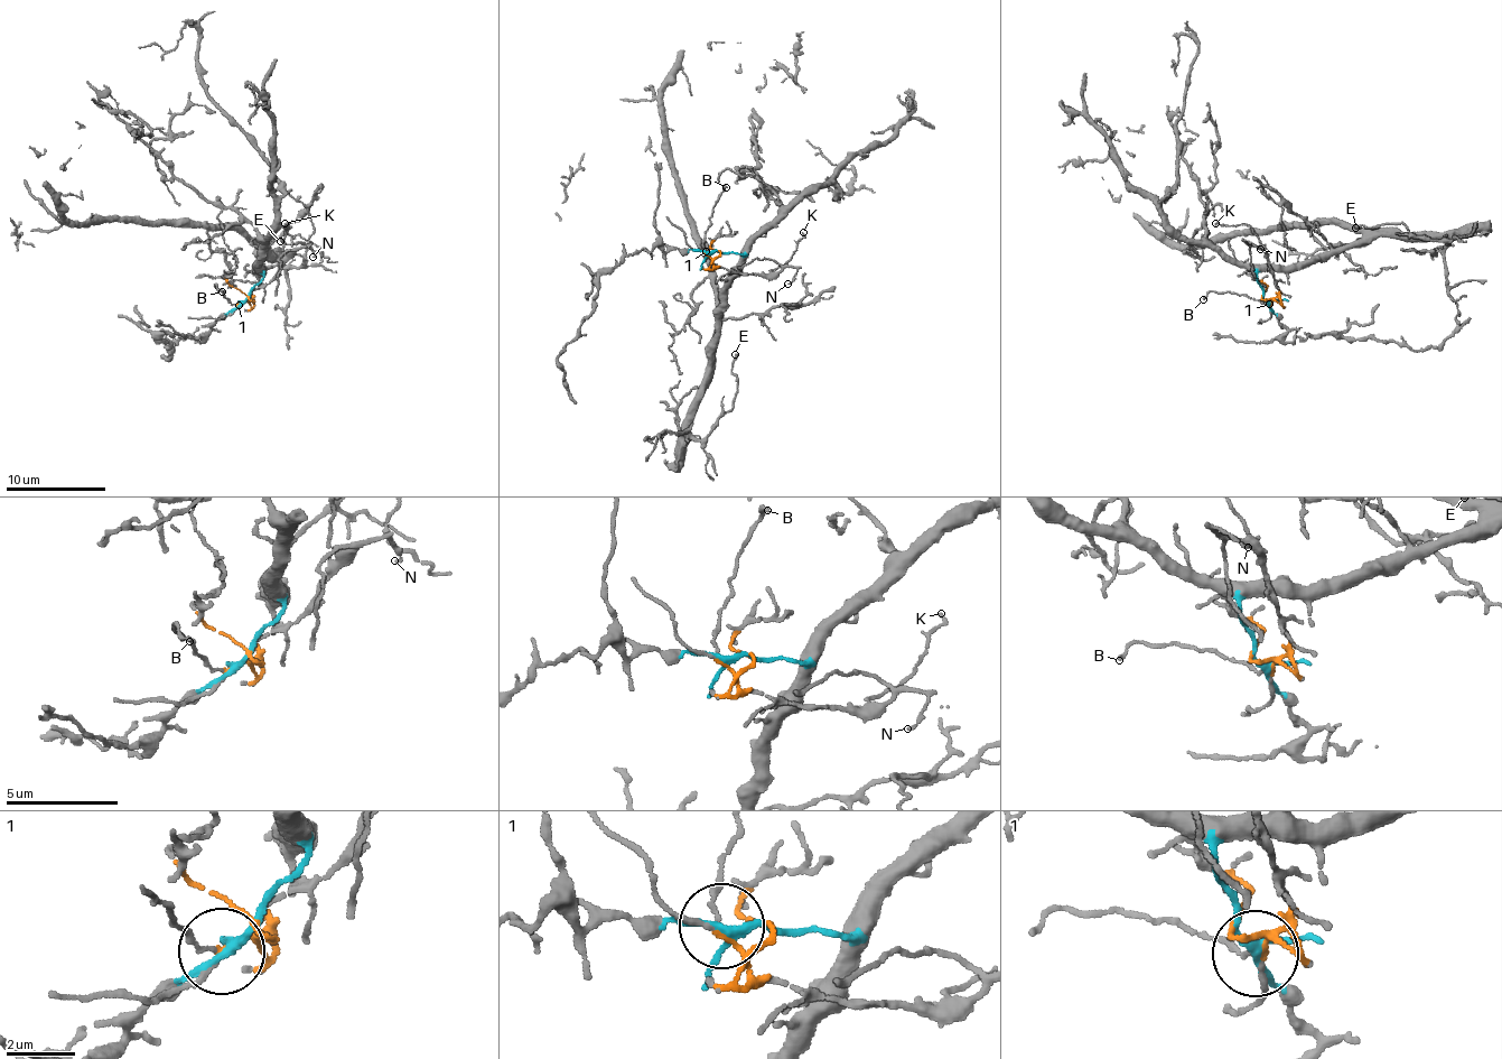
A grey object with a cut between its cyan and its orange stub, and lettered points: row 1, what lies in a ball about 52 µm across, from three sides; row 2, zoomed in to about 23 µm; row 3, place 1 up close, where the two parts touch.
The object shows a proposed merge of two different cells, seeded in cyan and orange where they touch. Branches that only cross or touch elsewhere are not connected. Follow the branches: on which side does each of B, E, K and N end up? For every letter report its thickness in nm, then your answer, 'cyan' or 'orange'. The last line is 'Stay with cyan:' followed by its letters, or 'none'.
B: 150 nm thick; orange
E: 160 nm thick; cyan
K: 140 nm thick; orange
N: 140 nm thick; orange
Stay with cyan: E

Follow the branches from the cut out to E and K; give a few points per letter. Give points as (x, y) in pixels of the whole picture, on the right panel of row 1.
E: (1262, 296), (1256, 275), (1262, 269), (1291, 269), (1378, 234), (1448, 242), (1425, 241), (1406, 225), (1356, 228)
K: (1262, 296), (1262, 300), (1274, 298), (1278, 293), (1268, 252), (1247, 225), (1214, 223)

